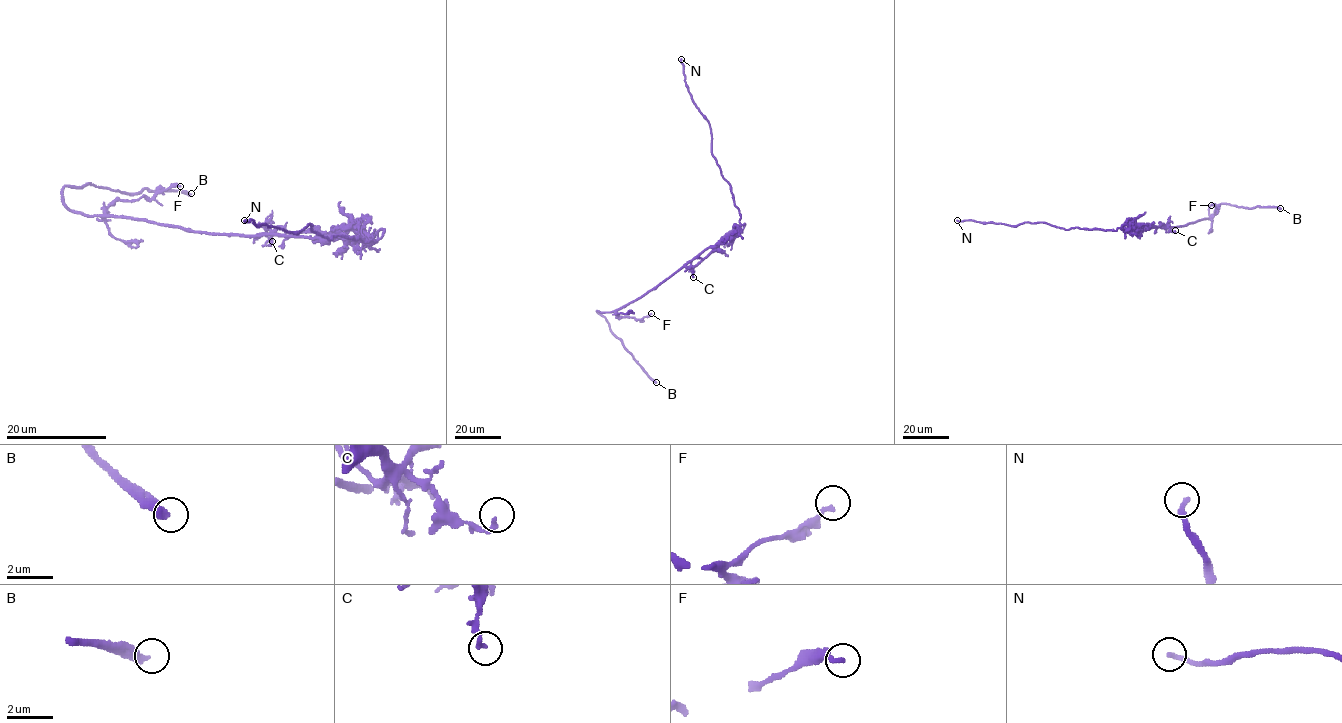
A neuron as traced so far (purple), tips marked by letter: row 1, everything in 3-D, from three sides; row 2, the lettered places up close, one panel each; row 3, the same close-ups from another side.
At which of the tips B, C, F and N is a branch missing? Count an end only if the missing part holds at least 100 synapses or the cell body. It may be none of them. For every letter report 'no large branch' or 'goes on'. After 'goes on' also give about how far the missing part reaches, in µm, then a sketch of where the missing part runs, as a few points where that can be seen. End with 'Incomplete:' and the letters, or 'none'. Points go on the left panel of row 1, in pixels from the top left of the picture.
B: goes on; missing 35 µm; course (191, 193), (196, 198), (219, 202), (252, 202), (271, 197), (305, 198), (312, 200), (312, 209), (317, 207)
C: no large branch
F: no large branch
N: no large branch
Incomplete: B

